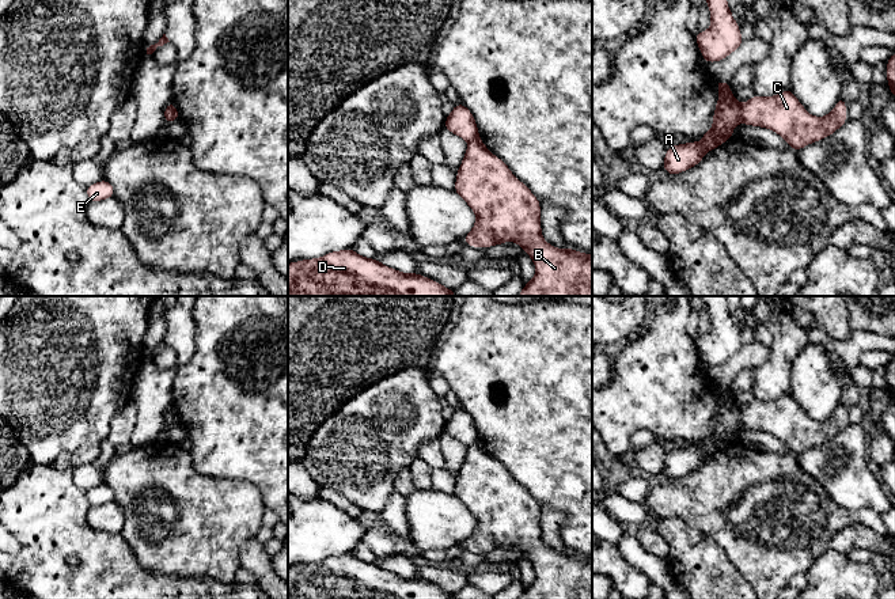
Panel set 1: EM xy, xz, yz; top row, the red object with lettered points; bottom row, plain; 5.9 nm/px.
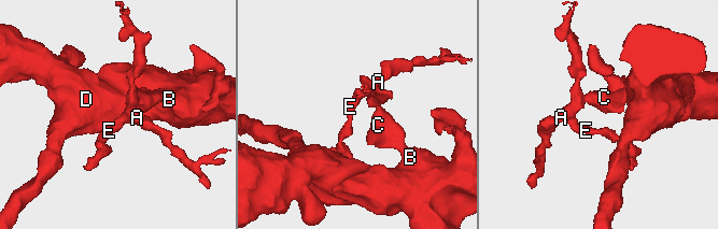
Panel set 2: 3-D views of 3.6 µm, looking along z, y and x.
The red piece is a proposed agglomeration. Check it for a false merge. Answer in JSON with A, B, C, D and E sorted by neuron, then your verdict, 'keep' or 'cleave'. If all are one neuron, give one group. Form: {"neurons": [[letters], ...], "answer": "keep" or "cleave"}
{"neurons": [["A", "E"], ["B", "C", "D"]], "answer": "cleave"}

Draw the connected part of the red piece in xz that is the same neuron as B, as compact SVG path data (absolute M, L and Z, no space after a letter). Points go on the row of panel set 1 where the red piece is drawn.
M479 137L467 144L454 190L475 213L475 224L463 238L464 244L486 249L515 242L531 257L536 273L517 296L592 296L592 254L557 249L543 239L539 200Z

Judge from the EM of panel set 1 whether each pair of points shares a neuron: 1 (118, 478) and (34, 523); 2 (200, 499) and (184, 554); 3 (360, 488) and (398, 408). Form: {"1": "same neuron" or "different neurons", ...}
{"1": "different neurons", "2": "same neuron", "3": "same neuron"}

